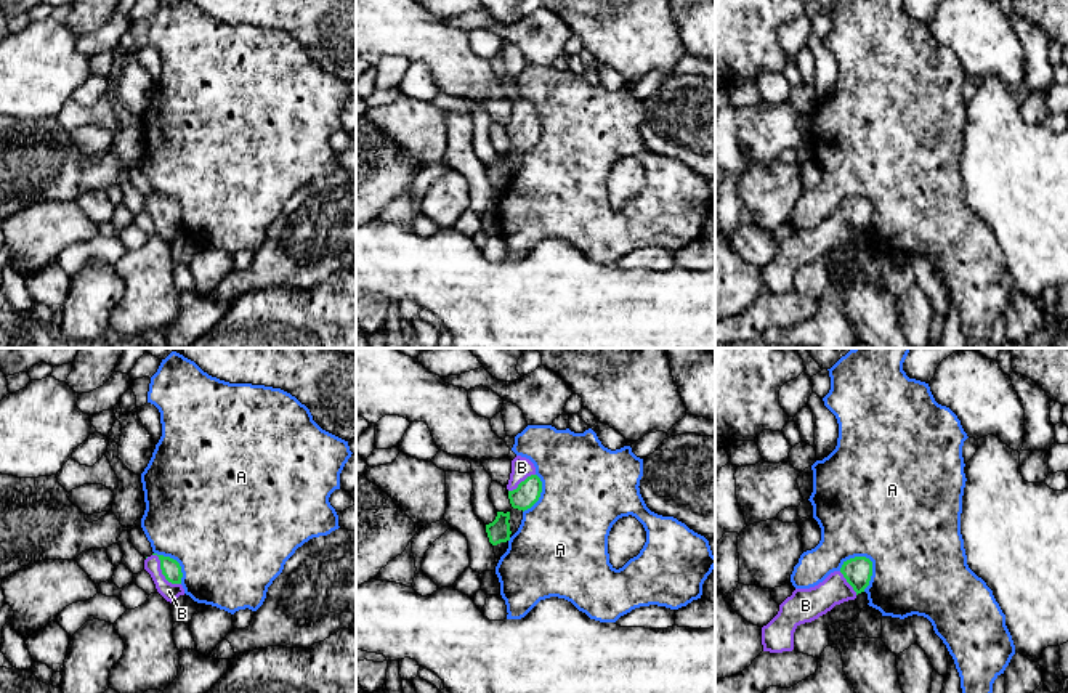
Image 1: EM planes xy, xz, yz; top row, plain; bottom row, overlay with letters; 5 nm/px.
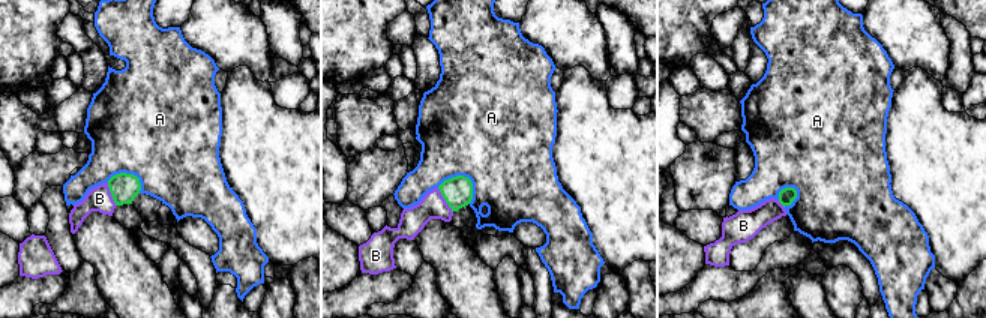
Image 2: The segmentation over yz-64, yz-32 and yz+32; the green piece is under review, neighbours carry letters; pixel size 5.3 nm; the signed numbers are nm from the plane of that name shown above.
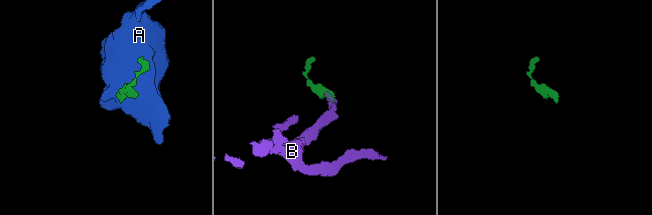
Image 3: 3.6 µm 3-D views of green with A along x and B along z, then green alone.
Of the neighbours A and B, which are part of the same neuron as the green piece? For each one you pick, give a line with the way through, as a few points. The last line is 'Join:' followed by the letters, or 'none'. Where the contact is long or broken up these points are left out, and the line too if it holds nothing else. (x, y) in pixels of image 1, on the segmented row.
B: across xy (170, 568), (162, 573), (169, 591)
Join: B

